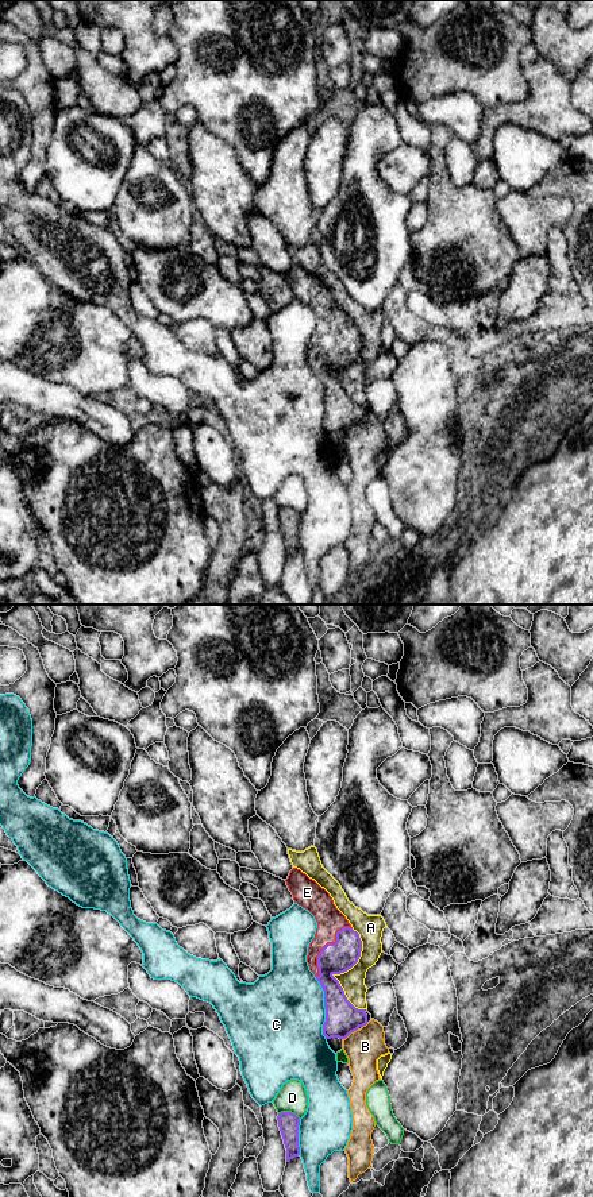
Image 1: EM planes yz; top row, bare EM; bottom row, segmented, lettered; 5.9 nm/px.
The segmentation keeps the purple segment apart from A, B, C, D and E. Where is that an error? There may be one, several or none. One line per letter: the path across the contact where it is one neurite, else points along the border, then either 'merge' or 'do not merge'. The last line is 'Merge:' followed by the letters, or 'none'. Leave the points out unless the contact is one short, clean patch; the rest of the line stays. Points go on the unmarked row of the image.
A: do not merge
B: do not merge
C: do not merge
D: do not merge
E: merge
Merge: E

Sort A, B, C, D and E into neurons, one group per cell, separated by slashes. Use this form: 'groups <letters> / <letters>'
groups A / B / C / D / E

